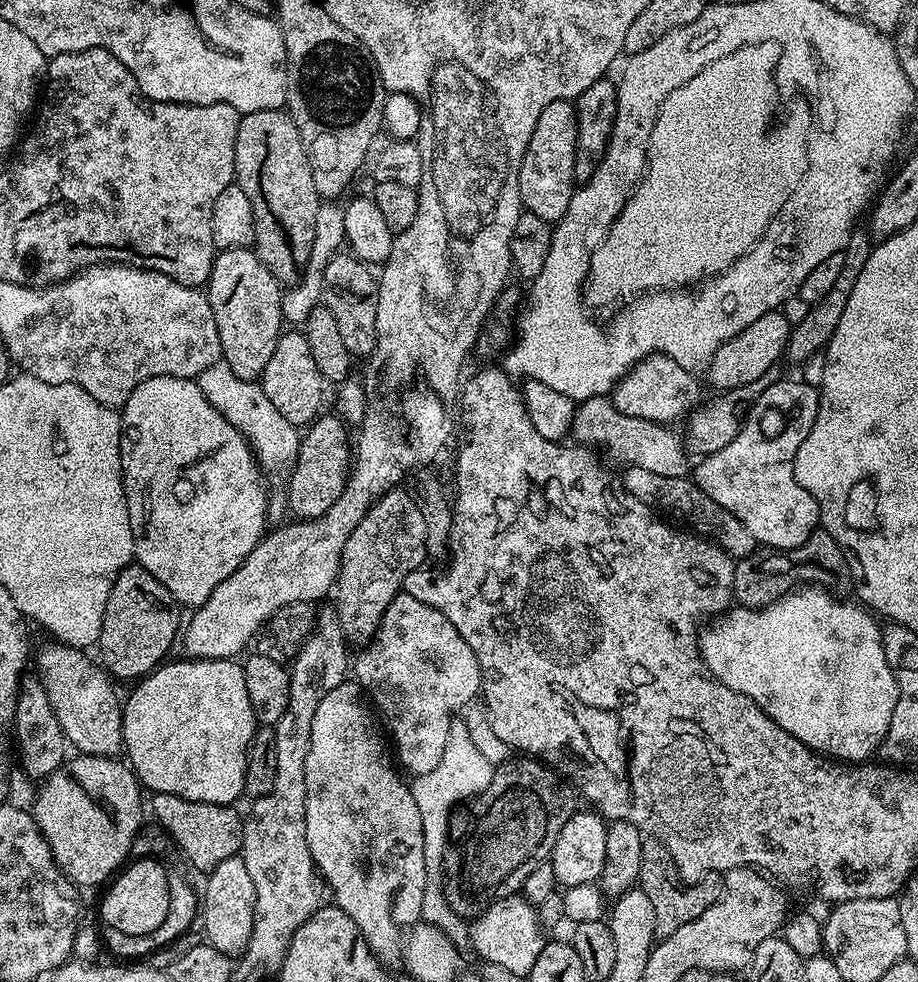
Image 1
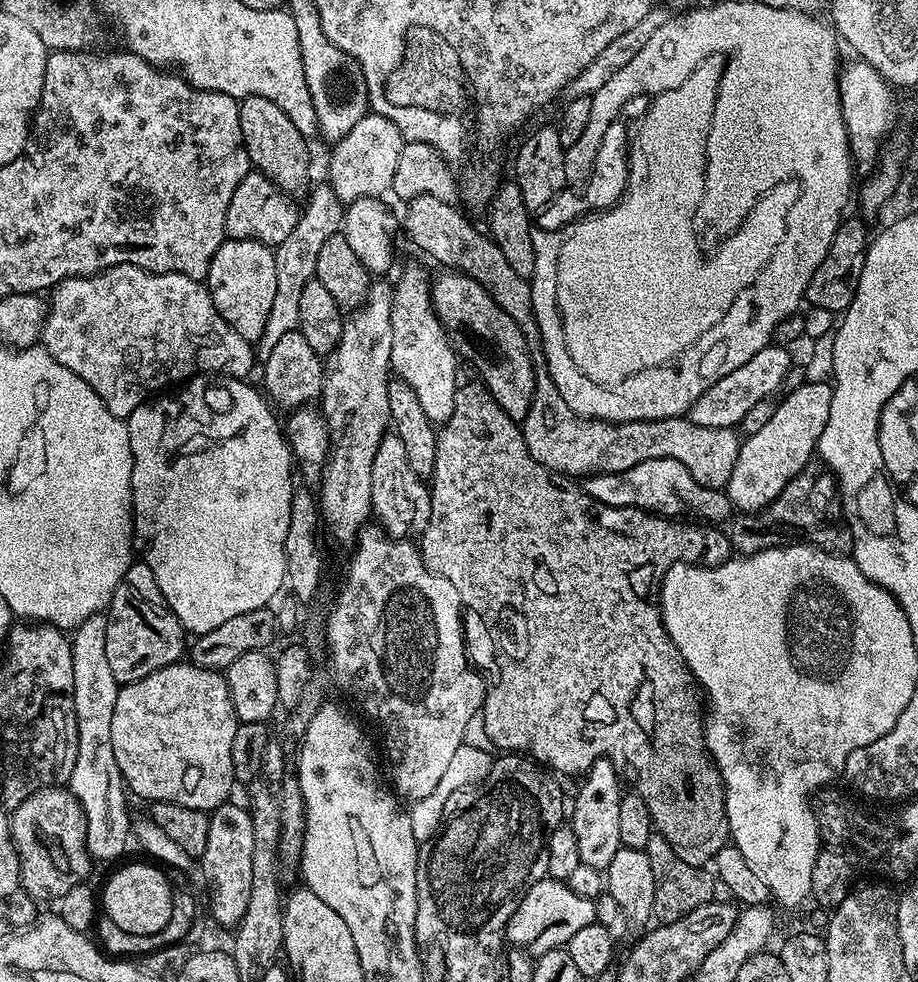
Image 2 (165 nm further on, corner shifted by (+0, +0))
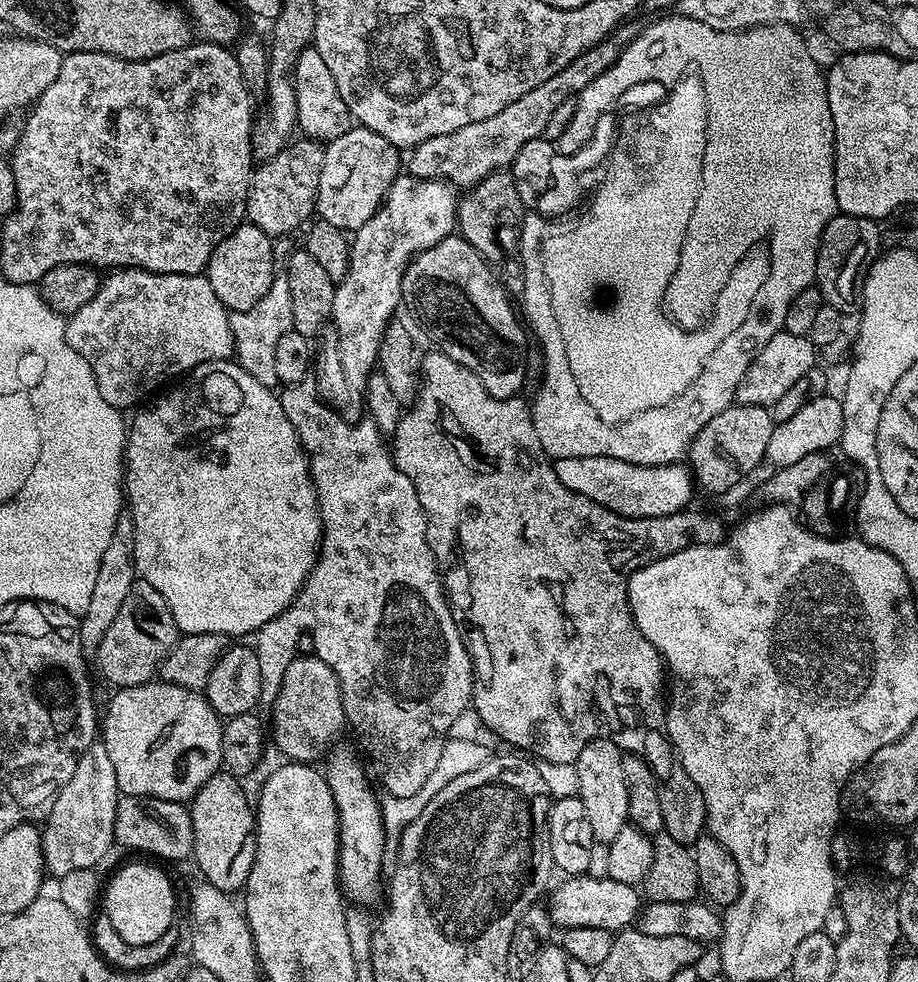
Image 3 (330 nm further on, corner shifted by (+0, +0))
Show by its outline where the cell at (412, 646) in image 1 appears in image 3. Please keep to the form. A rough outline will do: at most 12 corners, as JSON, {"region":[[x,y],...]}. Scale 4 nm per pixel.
{"region":[[315,379],[280,405],[322,539],[304,587],[387,795],[418,794],[472,660],[416,487]]}

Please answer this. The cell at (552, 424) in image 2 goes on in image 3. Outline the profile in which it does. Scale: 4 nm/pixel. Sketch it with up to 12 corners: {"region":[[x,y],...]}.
{"region":[[733,403],[695,429],[691,471],[727,489],[738,471],[765,463],[768,408]]}

